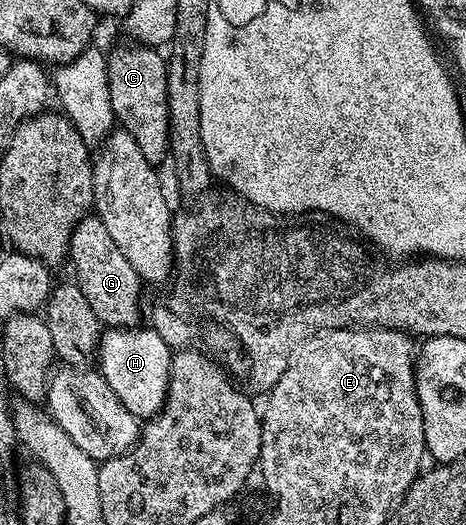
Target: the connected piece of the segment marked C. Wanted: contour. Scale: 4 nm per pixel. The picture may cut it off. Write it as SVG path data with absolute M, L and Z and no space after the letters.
M133 41L125 42L107 54L107 82L110 88L111 109L115 113L117 124L132 135L147 161L158 167L169 156L167 60L157 48L150 48Z

